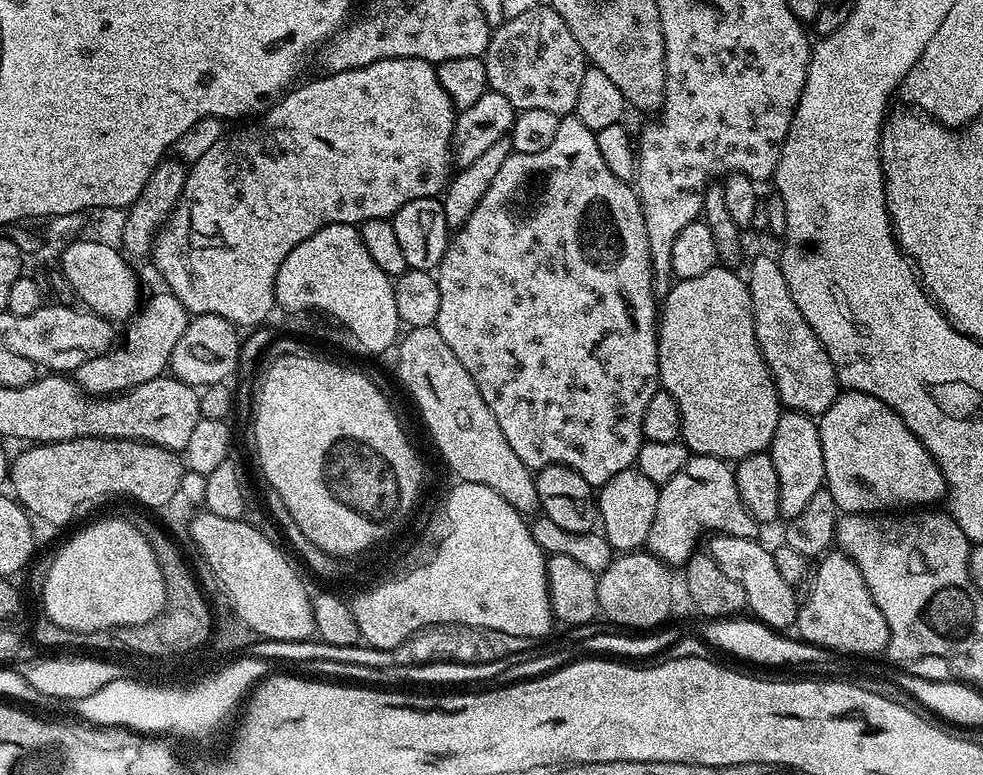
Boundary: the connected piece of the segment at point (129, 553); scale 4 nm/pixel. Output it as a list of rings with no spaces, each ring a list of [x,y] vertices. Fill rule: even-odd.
[[[127,519],[96,520],[86,525],[77,536],[70,537],[61,546],[60,553],[51,557],[42,598],[43,615],[66,631],[102,632],[114,627],[148,623],[164,611],[164,579],[160,573],[160,563],[148,545],[147,538],[128,524]]]

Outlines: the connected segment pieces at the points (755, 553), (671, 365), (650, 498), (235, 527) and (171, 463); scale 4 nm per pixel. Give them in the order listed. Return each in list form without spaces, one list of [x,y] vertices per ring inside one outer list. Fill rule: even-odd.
[[[716,534],[706,545],[708,555],[722,566],[722,571],[729,578],[734,578],[746,590],[747,611],[755,619],[775,630],[788,630],[796,623],[798,615],[798,599],[796,600],[797,589],[793,585],[787,584],[782,579],[782,574],[778,574],[778,566],[774,566],[774,558],[769,549],[764,549],[759,544],[759,539],[738,538],[737,536],[726,536]]]
[[[717,266],[706,270],[706,274],[701,274],[699,278],[686,278],[676,280],[672,289],[662,297],[662,307],[658,312],[658,339],[656,342],[656,361],[660,367],[660,384],[663,391],[669,392],[678,402],[680,411],[680,434],[682,442],[688,447],[689,453],[697,456],[713,456],[719,460],[735,462],[746,458],[750,454],[758,454],[765,451],[771,445],[774,438],[774,426],[778,426],[778,418],[782,411],[780,395],[772,381],[772,375],[768,369],[768,363],[764,361],[764,355],[760,353],[760,343],[754,330],[754,314],[752,313],[752,303],[748,286],[743,275],[731,272],[728,266]]]
[[[635,466],[614,474],[610,482],[599,485],[598,524],[613,550],[623,554],[643,549],[647,545],[650,526],[658,510],[659,497],[660,488]]]
[[[207,510],[200,513],[188,524],[188,532],[194,543],[200,547],[206,563],[212,567],[214,575],[220,579],[222,587],[228,591],[228,600],[232,603],[231,611],[243,624],[256,631],[257,637],[266,640],[306,640],[315,633],[315,620],[312,613],[310,592],[304,589],[298,573],[292,564],[255,528],[247,519],[231,520],[218,518],[218,514]]]
[[[87,436],[86,438],[78,438],[77,440],[63,440],[57,444],[36,444],[28,446],[25,452],[15,453],[14,459],[10,464],[10,488],[14,493],[15,499],[37,521],[45,520],[48,524],[68,524],[72,520],[72,515],[75,514],[76,508],[80,508],[83,504],[88,504],[91,500],[100,500],[103,496],[129,496],[132,500],[137,500],[140,504],[145,504],[148,508],[160,508],[163,504],[168,504],[172,499],[178,496],[180,491],[180,479],[184,476],[186,468],[182,463],[181,457],[170,451],[168,448],[159,448],[156,444],[143,444],[141,440],[105,440],[103,436]]]

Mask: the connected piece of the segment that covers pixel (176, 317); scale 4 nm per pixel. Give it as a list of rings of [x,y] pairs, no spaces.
[[[160,290],[157,296],[152,296],[149,300],[147,297],[136,315],[127,321],[128,345],[125,348],[113,346],[108,349],[106,354],[92,356],[88,360],[85,360],[84,364],[78,366],[74,373],[76,383],[79,384],[81,390],[84,392],[103,398],[127,392],[129,388],[136,388],[142,382],[150,382],[154,378],[165,375],[166,369],[169,367],[172,359],[174,346],[178,346],[178,338],[182,338],[189,319],[189,312],[184,309],[182,302],[178,302],[178,298],[173,292]]]

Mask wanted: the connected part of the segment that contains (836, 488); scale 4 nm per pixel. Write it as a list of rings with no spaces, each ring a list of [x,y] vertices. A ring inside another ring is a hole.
[[[844,390],[819,417],[818,423],[826,491],[834,498],[841,513],[884,514],[889,510],[916,510],[921,506],[935,505],[932,504],[935,500],[945,499],[946,485],[942,470],[919,438],[905,426],[895,410],[886,406],[886,402],[870,394]]]

